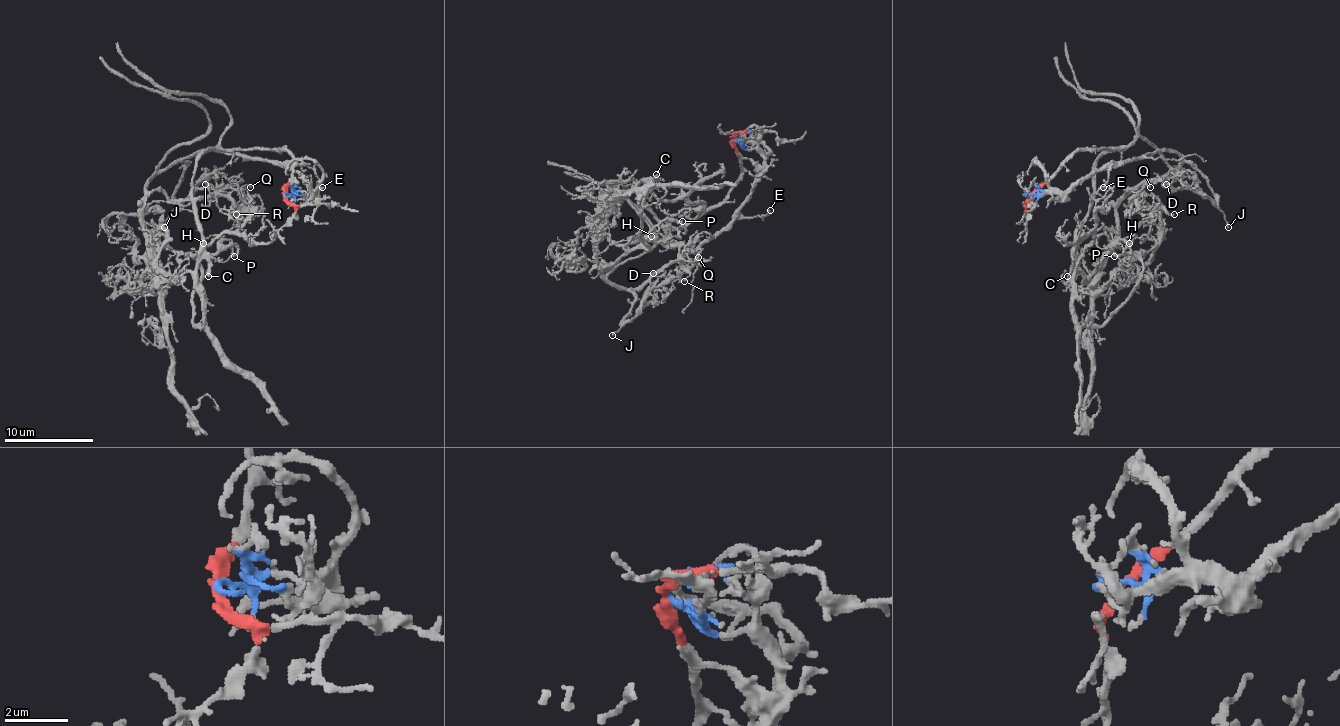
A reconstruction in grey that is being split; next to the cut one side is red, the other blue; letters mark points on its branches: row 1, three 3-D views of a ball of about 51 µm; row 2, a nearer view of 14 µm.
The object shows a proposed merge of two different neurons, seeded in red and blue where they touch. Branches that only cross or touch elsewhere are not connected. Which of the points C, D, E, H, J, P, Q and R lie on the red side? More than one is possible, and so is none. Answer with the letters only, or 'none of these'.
C, H, P

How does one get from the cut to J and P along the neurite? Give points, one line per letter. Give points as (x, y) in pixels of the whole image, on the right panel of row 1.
J: (1029, 194), (1067, 192), (1076, 183), (1102, 170), (1161, 149), (1174, 149), (1208, 183), (1228, 228)
P: (1029, 194), (1078, 152), (1120, 149), (1094, 167), (1078, 230), (1082, 324), (1141, 275), (1118, 243), (1114, 257)

